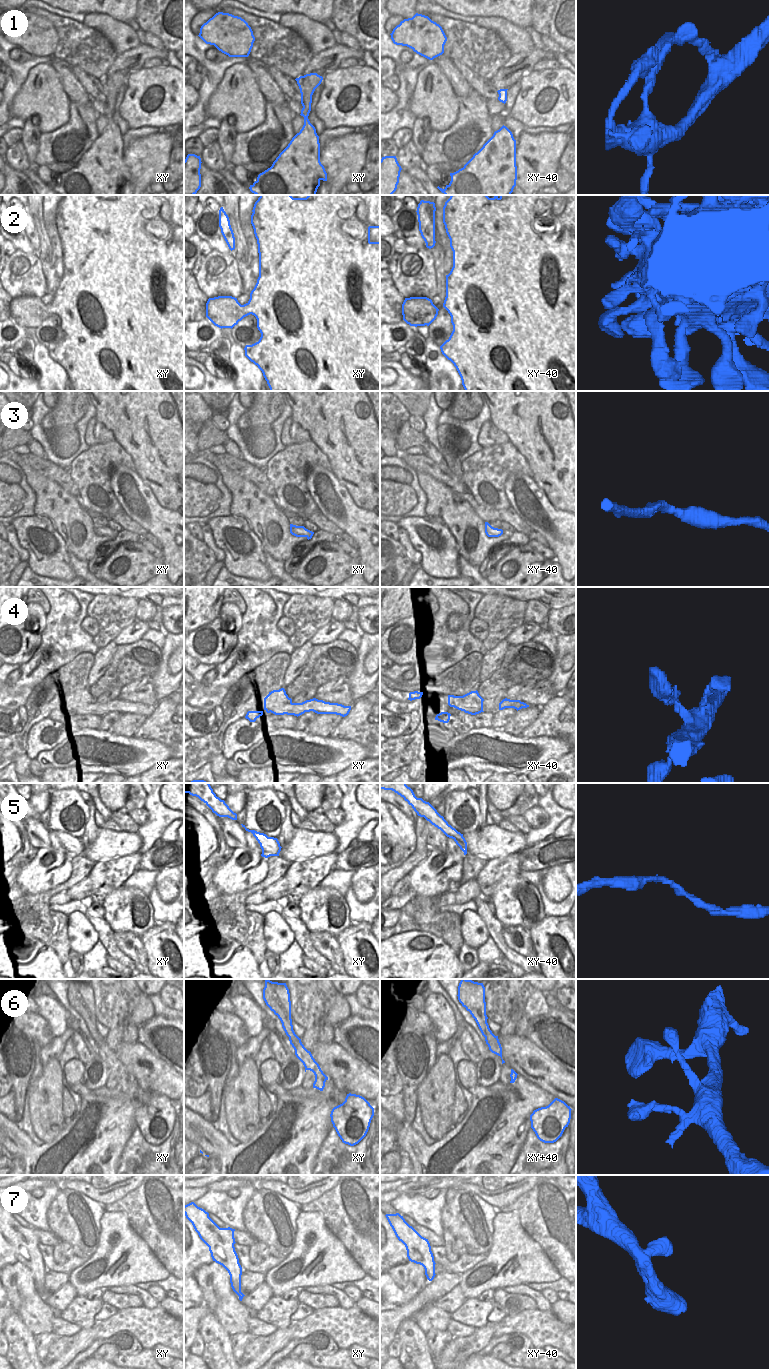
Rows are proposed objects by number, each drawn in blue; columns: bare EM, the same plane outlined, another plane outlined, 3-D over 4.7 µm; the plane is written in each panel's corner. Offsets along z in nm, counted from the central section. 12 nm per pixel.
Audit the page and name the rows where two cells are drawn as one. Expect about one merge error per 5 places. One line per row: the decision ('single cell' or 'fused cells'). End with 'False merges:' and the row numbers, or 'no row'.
1: single cell
2: single cell
3: single cell
4: single cell
5: single cell
6: single cell
7: single cell
False merges: no row

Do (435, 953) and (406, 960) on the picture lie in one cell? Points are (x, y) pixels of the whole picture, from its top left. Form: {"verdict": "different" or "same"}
{"verdict": "same"}

